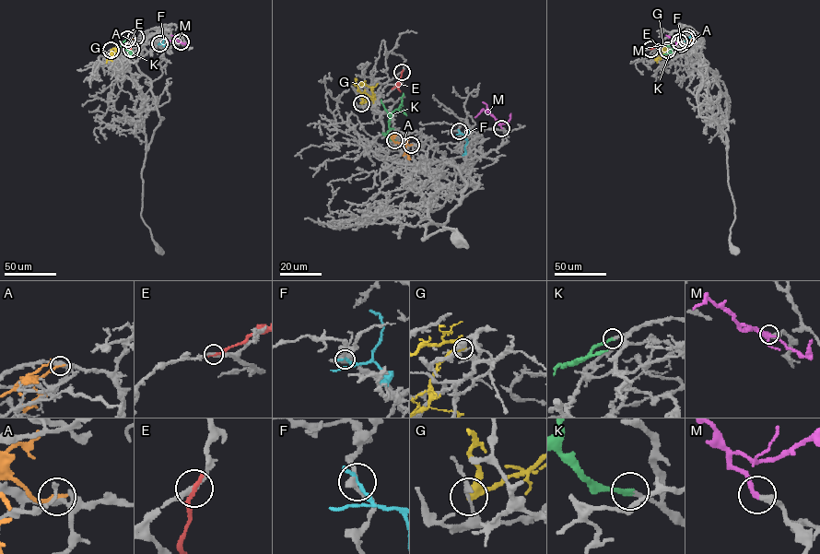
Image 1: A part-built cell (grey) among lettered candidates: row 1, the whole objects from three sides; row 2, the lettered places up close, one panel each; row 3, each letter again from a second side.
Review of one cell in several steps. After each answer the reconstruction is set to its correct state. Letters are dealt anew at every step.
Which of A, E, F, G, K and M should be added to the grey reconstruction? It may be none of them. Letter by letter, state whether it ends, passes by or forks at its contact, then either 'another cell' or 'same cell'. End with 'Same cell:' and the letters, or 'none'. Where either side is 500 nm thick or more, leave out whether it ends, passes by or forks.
A: it ends there; another cell
E: it ends there; another cell
F: it ends there; another cell
G: it passes by; another cell
K: it ends there; same cell
M: it ends there; same cell
Same cell: K, M

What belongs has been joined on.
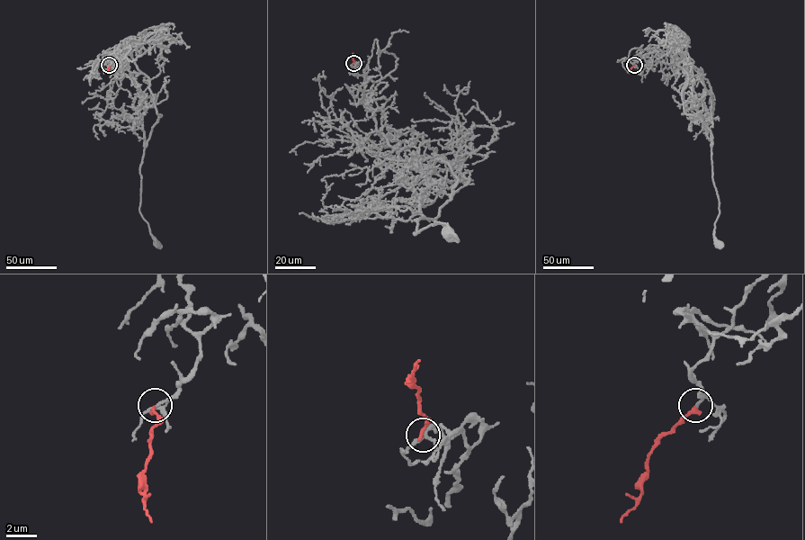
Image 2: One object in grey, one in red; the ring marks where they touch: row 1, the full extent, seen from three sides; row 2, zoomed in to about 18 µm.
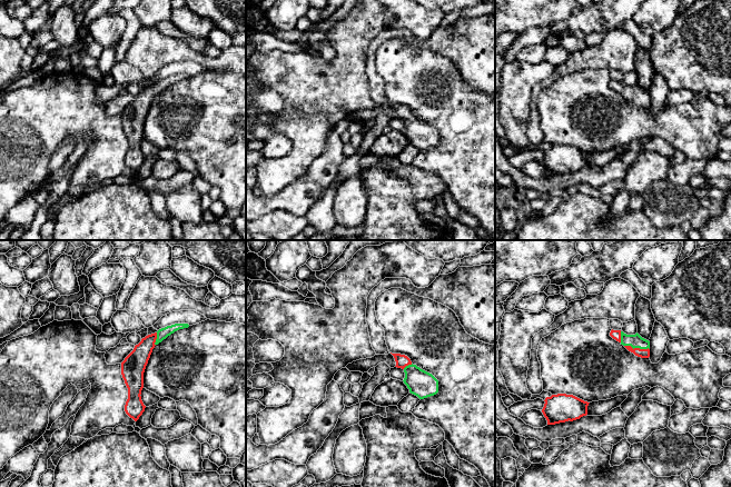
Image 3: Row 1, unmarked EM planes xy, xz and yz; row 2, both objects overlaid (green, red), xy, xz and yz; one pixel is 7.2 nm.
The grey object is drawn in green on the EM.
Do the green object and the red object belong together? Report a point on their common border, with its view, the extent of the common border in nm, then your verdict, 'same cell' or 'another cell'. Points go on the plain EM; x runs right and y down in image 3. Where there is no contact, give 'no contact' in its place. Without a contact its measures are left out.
meets green in yz at (636, 98); contact 190 nm long; same cell

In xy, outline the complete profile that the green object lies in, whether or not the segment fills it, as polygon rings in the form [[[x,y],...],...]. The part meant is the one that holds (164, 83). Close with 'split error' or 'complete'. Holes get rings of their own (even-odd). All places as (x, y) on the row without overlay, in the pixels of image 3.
[[[175,74],[146,87],[121,113],[121,126],[128,139],[125,162],[135,172],[139,170],[146,159],[140,146],[144,139],[144,123],[152,100],[175,82],[188,78],[188,74]]]; split error

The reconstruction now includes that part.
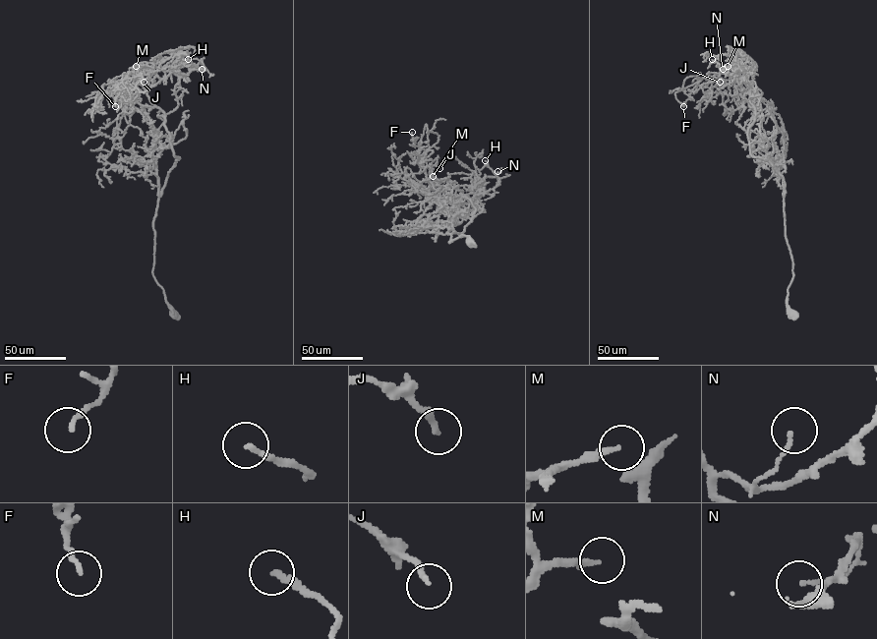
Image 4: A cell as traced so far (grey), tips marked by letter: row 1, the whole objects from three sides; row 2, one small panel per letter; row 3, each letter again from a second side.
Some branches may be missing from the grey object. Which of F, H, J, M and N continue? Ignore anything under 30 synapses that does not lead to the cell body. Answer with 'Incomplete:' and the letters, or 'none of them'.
Incomplete: none of them

